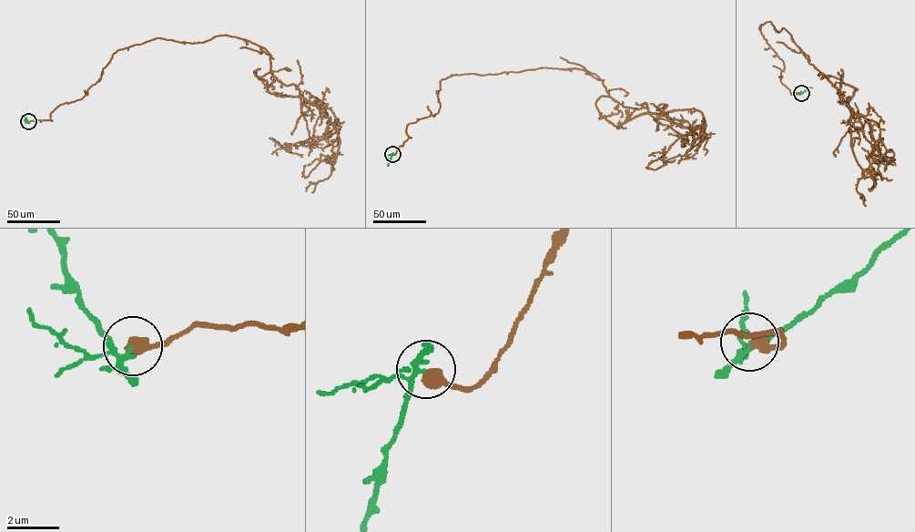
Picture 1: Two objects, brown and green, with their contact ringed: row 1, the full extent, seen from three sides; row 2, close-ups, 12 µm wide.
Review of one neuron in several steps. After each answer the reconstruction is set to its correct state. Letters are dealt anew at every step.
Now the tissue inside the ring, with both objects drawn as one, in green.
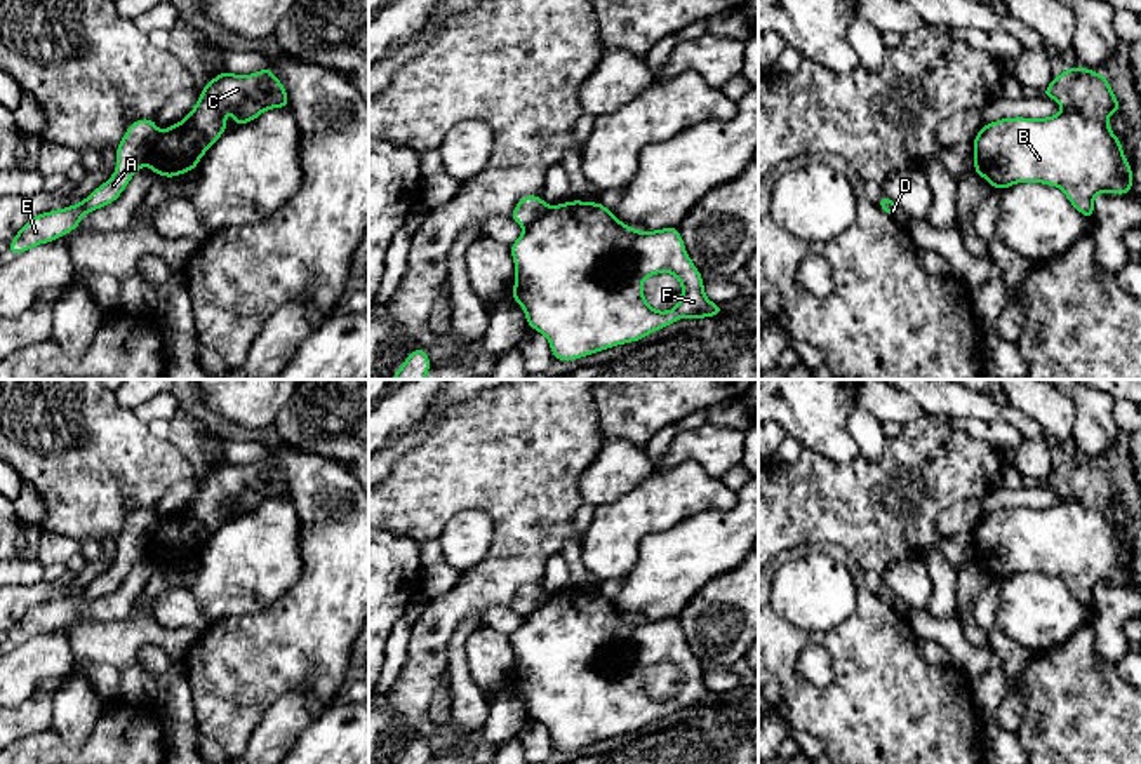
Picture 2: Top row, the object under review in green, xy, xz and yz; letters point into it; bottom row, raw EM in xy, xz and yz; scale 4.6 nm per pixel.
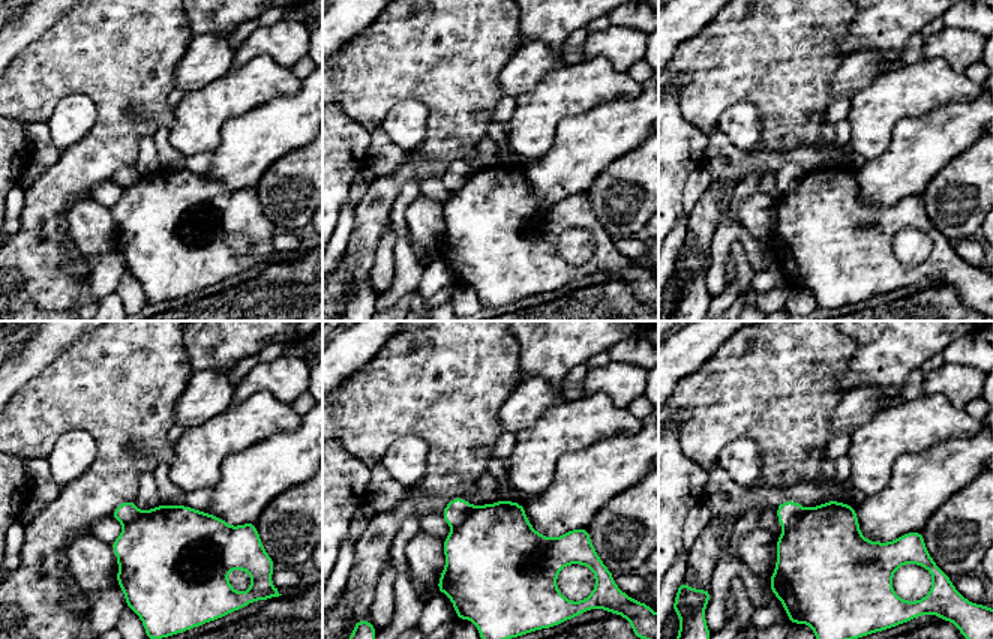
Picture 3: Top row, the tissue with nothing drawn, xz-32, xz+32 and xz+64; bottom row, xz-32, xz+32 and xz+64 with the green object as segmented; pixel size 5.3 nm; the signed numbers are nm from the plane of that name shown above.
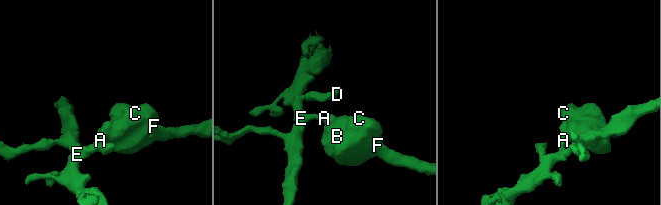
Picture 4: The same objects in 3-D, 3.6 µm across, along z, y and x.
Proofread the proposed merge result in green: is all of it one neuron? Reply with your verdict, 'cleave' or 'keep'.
cleave

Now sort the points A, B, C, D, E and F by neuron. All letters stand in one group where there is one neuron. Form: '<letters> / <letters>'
A D E / B C F

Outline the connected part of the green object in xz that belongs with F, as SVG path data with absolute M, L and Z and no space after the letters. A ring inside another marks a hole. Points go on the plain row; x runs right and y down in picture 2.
M570 590L548 597L537 611L525 616L510 642L517 661L511 689L524 698L529 719L550 731L553 750L577 750L612 736L640 731L680 708L718 707L725 700L706 687L704 670L685 640L678 616L640 621L626 616L600 592ZM657 663L671 663L682 675L678 694L666 701L654 700L642 680L644 670Z

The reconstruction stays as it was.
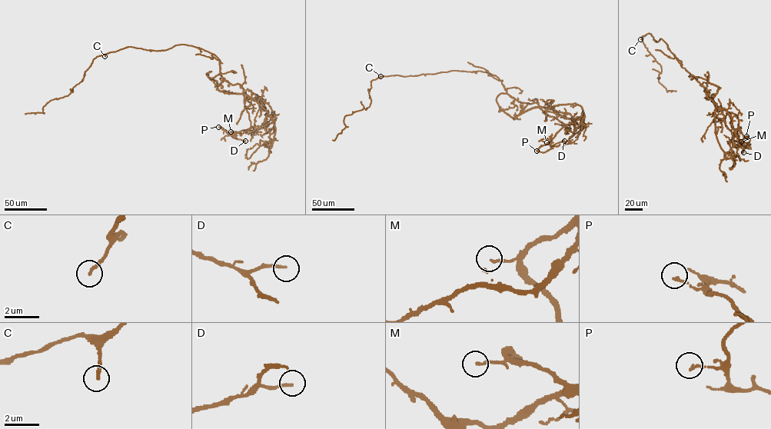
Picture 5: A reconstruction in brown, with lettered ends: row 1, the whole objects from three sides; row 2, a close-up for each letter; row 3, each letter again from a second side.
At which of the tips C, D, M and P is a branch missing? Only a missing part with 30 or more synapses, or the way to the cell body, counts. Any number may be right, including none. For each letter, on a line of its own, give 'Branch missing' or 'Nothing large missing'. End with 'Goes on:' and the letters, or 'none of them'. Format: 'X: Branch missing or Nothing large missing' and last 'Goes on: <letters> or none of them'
C: Branch missing
D: Nothing large missing
M: Nothing large missing
P: Nothing large missing
Goes on: C

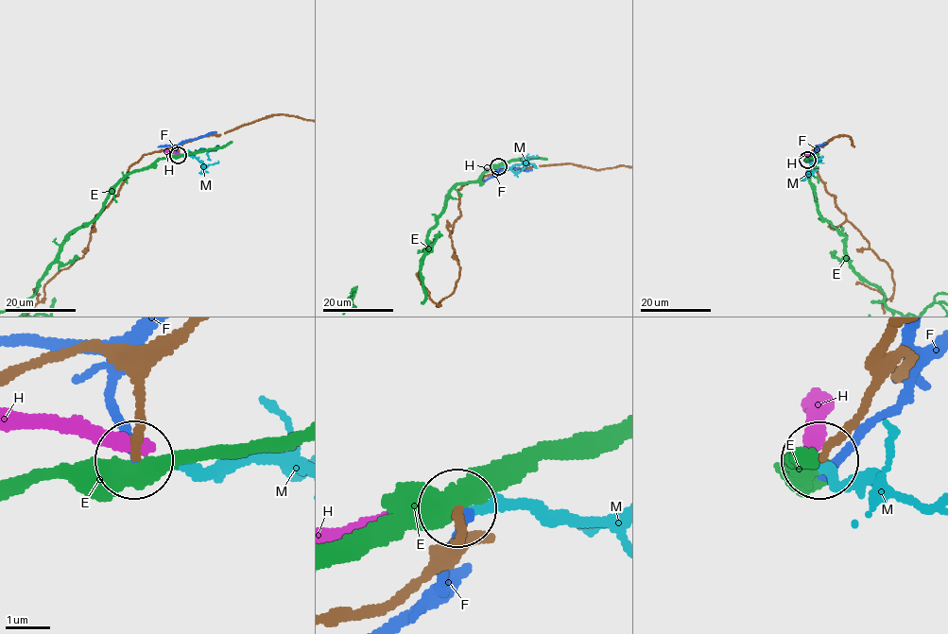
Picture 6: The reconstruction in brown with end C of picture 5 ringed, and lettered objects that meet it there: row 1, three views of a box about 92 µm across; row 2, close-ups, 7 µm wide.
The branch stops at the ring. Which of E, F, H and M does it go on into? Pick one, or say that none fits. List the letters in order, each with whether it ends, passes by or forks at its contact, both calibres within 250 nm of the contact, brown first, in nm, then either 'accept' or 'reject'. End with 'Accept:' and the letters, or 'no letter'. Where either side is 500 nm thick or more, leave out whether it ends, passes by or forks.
E: it passes by; 170 nm thick on the brown side, 480 nm on the other; reject
F: it ends there; 220 nm thick on the brown side, 260 nm on the other; reject
H: it ends there; 200 nm thick on the brown side, 400 nm on the other; reject
M: it ends there; 180 nm thick on the brown side, 240 nm on the other; reject
Accept: no letter

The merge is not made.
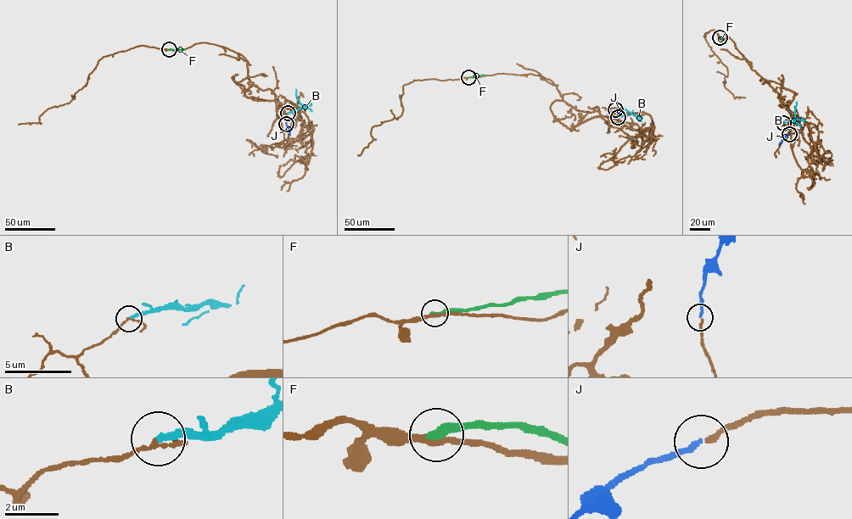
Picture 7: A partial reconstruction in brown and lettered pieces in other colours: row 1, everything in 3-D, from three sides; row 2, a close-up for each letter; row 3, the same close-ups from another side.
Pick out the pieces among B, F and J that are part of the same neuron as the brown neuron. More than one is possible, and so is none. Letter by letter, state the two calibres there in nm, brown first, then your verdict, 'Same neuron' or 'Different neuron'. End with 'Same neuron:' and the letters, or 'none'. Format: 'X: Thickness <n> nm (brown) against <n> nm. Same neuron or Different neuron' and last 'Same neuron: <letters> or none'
B: Thickness 120 nm (brown) against 240 nm. Different neuron
F: Thickness 260 nm (brown) against 320 nm. Different neuron
J: Thickness 190 nm (brown) against 180 nm. Same neuron
Same neuron: J

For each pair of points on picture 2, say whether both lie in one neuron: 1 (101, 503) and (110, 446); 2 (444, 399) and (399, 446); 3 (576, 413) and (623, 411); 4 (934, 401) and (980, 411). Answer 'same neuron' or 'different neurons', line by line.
1: same neuron
2: same neuron
3: different neurons
4: same neuron

